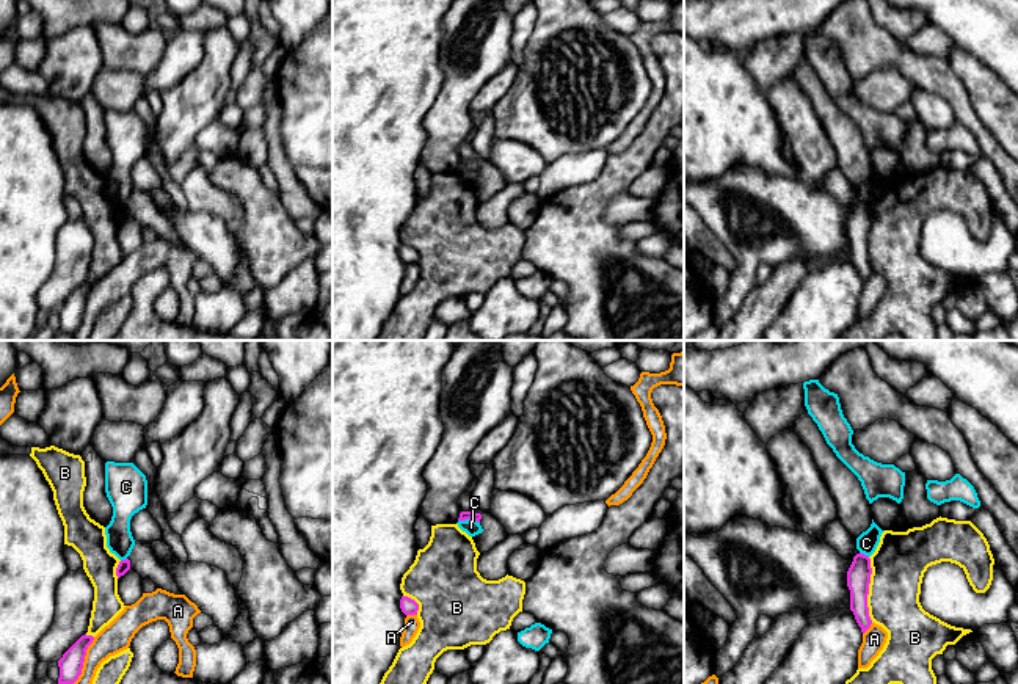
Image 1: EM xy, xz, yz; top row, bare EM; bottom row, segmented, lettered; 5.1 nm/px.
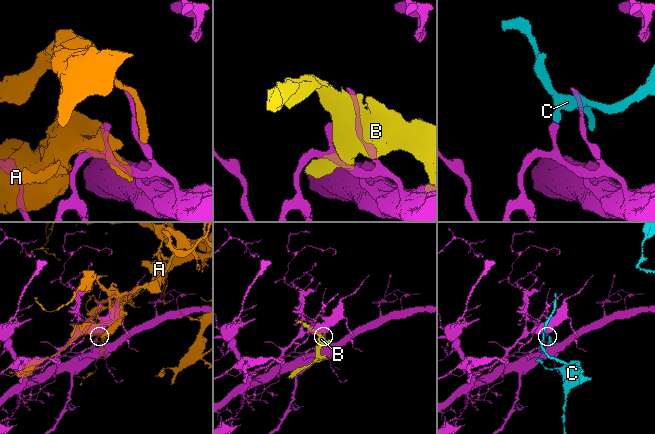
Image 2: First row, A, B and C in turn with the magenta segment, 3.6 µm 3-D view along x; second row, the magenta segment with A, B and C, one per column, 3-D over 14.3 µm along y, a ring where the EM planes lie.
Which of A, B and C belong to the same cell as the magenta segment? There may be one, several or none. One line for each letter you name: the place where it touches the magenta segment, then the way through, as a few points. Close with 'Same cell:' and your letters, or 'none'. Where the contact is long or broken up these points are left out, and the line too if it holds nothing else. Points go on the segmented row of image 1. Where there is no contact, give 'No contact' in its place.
Same cell: none

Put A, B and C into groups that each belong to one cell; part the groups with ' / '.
A / B / C

